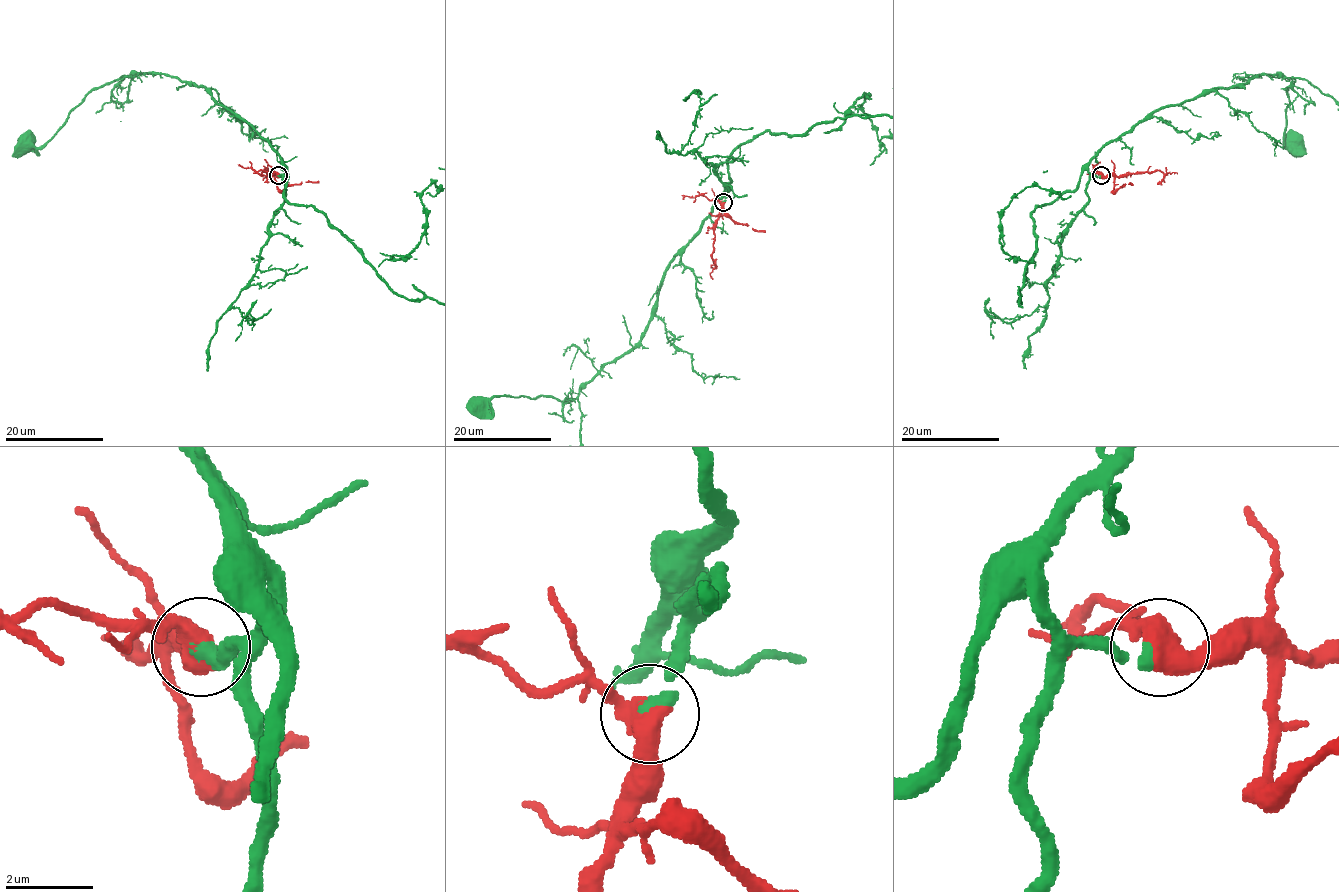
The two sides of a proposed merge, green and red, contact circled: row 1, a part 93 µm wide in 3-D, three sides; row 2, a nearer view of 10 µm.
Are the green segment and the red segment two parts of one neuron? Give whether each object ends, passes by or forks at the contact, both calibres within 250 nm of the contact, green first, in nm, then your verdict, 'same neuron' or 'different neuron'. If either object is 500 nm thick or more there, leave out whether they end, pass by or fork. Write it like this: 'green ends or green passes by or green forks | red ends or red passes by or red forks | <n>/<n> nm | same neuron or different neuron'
300/500 nm | same neuron

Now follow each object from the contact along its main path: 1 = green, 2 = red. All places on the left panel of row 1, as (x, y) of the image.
1: (278, 176), (285, 163), (257, 132), (203, 87), (164, 74), (133, 72), (95, 87), (42, 145), (27, 141)
2: (278, 174), (271, 175), (265, 168), (268, 172), (265, 172)

